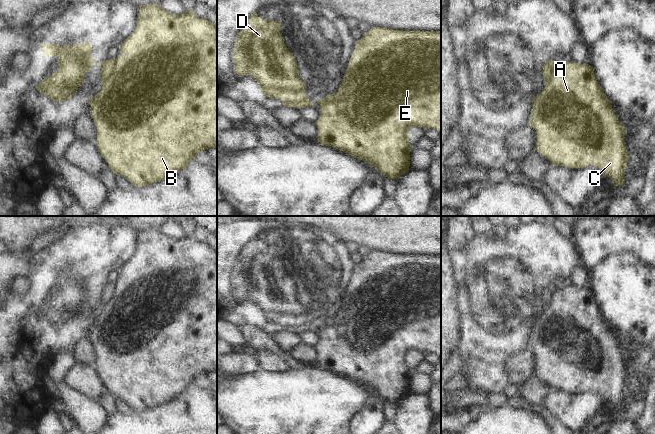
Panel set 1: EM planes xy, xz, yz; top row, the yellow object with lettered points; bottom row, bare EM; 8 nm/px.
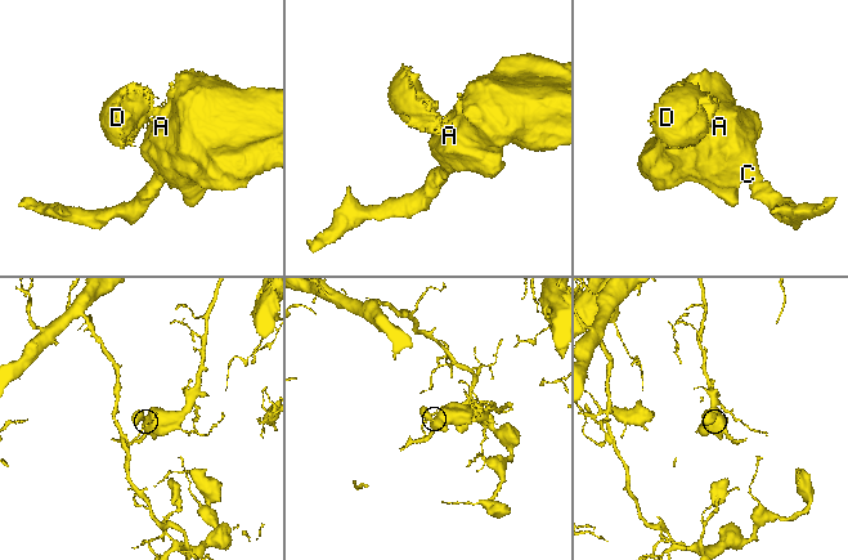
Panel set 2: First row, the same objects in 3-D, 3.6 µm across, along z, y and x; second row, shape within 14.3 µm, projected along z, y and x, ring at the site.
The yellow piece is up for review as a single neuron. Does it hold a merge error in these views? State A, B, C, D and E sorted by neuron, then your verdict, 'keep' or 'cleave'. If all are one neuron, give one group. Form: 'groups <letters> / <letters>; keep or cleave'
groups A B C E / D; cleave

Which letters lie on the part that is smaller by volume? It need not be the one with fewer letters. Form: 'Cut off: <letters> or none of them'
Cut off: D.

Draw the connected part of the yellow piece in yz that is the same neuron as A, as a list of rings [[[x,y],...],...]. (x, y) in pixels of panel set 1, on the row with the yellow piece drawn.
[[[562,61],[556,63],[554,67],[550,64],[543,66],[543,69],[547,71],[549,83],[532,99],[533,108],[529,119],[529,126],[537,133],[534,151],[550,160],[553,166],[582,168],[592,165],[599,168],[604,176],[611,178],[615,187],[627,184],[623,180],[628,161],[624,141],[626,132],[624,125],[618,121],[614,113],[612,102],[607,99],[594,75],[594,67],[585,63]]]

